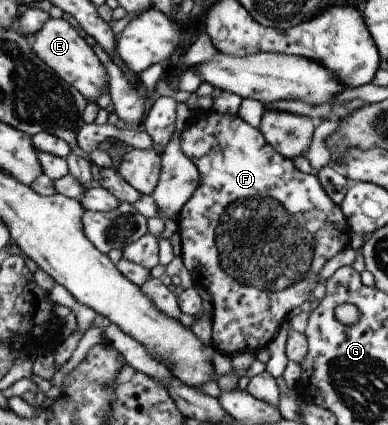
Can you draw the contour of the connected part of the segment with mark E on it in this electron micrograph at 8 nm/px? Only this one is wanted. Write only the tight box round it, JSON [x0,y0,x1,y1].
[29,17,108,101]

